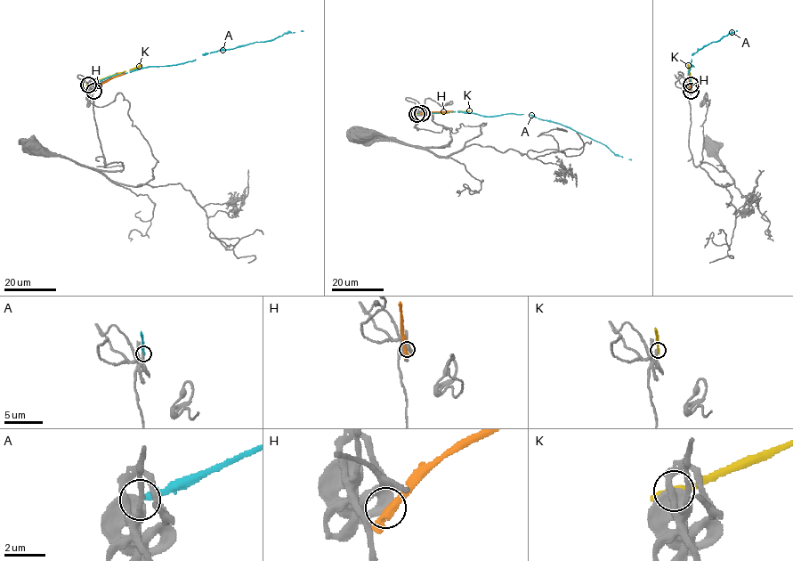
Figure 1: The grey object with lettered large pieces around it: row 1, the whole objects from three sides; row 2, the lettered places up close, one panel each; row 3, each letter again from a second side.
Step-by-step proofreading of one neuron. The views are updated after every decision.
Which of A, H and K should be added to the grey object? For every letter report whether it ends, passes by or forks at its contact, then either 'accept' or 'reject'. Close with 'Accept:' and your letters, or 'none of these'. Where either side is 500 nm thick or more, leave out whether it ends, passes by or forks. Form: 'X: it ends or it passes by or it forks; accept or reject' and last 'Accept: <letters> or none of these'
A: reject
H: reject
K: reject
Accept: none of these

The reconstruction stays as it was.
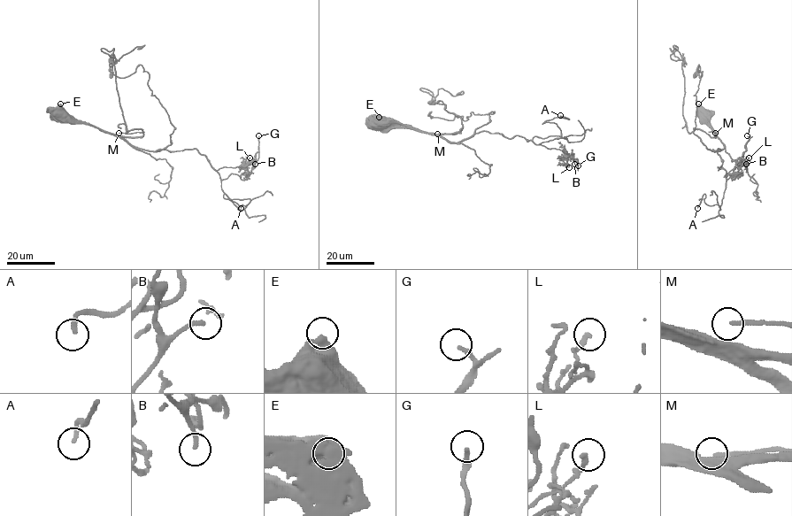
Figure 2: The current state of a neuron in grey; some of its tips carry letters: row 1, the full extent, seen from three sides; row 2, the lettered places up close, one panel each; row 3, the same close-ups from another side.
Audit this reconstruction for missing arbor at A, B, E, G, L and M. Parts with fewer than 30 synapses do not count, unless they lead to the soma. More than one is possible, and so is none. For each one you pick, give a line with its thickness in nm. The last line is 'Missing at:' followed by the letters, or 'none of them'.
B: calibre 200 nm
M: calibre 120 nm
Missing at: B, M

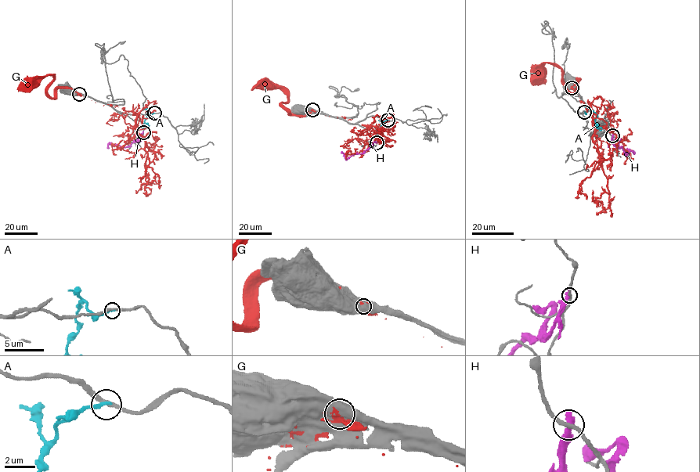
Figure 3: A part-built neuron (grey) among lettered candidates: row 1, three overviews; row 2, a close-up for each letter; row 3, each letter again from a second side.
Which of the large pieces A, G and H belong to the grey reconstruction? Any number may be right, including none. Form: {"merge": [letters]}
{"merge": []}

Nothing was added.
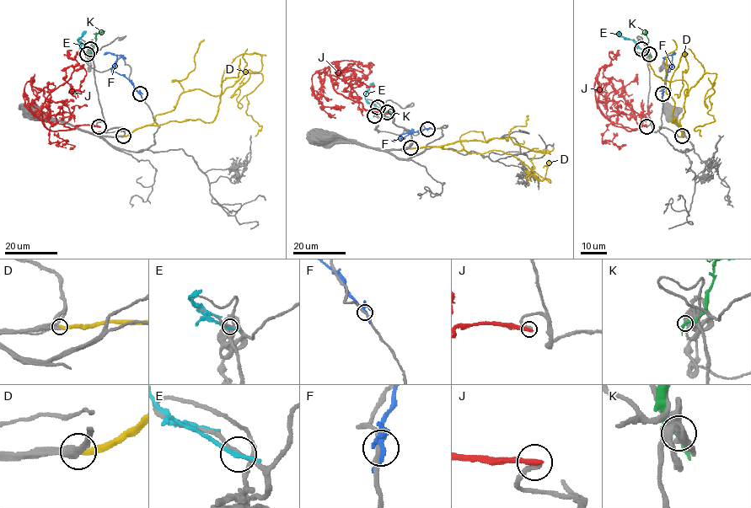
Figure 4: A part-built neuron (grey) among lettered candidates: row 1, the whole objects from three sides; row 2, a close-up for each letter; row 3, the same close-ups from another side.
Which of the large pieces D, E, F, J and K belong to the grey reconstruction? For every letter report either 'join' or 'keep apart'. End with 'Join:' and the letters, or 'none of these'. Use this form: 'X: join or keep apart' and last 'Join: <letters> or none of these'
D: join
E: keep apart
F: keep apart
J: keep apart
K: keep apart
Join: D

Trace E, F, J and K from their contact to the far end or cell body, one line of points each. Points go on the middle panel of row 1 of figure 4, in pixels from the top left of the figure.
E: (378, 107), (365, 98), (366, 92), (374, 84)
F: (427, 129), (405, 133), (399, 136), (405, 138), (391, 141)
J: (387, 112), (339, 94), (329, 66), (366, 65), (370, 72), (353, 75), (366, 85)
K: (374, 115), (392, 112)

